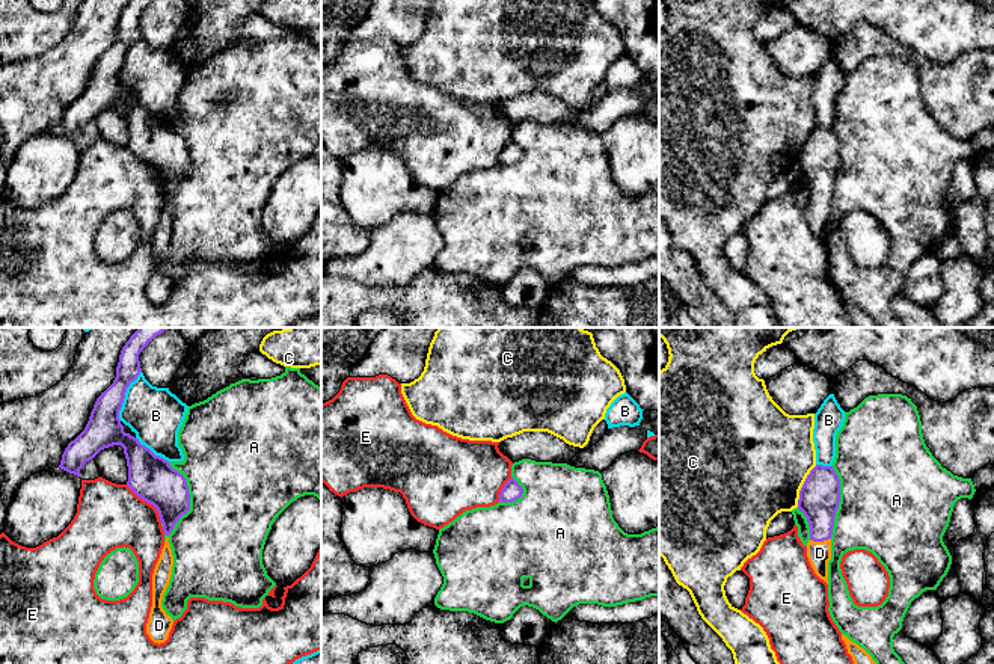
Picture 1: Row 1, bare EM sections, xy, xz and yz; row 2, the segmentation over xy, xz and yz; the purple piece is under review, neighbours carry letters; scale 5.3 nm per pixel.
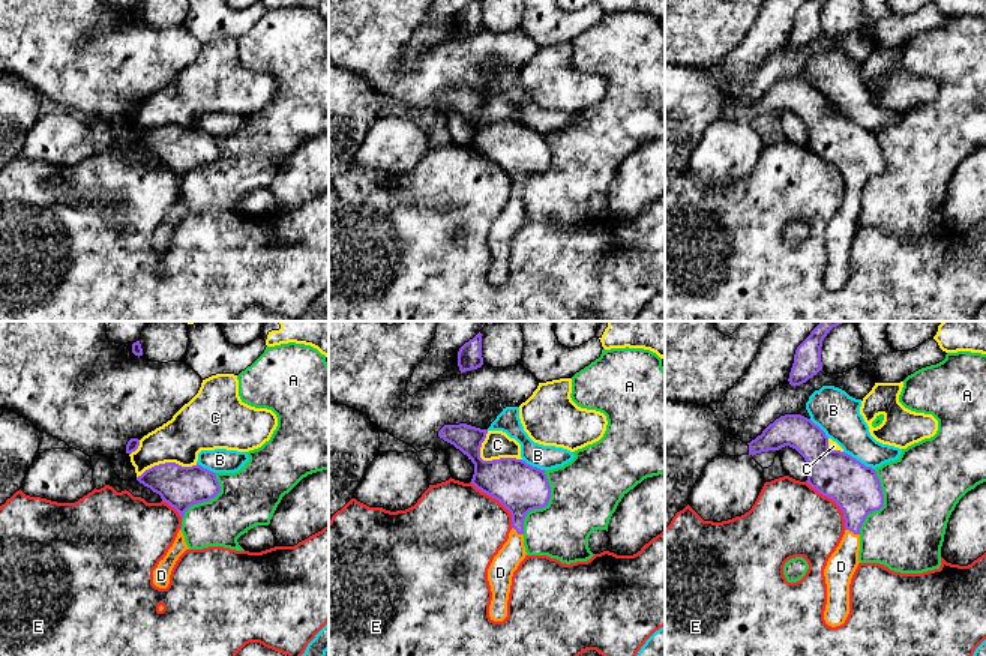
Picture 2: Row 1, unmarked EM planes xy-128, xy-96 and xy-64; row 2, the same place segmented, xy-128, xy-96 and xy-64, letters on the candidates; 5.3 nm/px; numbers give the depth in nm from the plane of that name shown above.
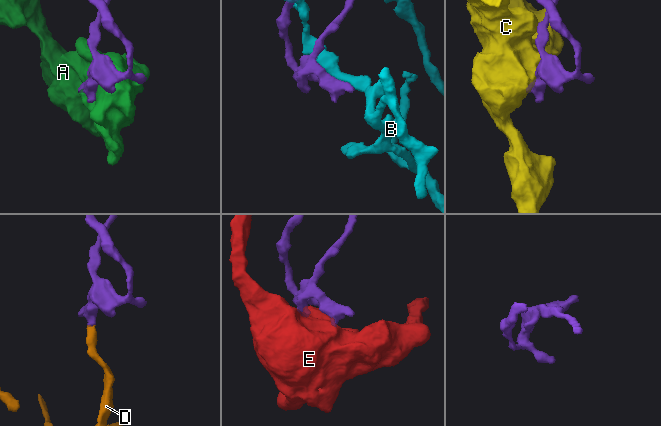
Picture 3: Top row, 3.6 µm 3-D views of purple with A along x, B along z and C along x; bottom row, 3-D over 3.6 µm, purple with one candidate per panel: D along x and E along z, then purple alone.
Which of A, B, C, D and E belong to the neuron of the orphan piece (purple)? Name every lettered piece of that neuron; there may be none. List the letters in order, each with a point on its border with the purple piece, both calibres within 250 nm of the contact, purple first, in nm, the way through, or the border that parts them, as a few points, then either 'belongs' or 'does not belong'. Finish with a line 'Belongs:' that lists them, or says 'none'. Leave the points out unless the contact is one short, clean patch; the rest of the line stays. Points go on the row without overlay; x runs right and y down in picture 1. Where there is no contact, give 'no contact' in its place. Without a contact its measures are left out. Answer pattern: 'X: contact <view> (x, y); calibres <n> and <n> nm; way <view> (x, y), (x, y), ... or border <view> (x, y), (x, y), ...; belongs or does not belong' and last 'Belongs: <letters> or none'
A: contact xy (189, 160); calibres 240 and 500 nm; does not belong
B: contact xy (124, 58); calibres 190 and 300 nm; does not belong
C: contact yz (803, 148); calibres 220 and 480 nm; does not belong
D: contact yz (819, 202); calibres 220 and 130 nm; way yz (819, 159), (819, 202), (819, 215); belongs
E: contact xy (148, 163); calibres 240 and 340 nm; does not belong
Belongs: D

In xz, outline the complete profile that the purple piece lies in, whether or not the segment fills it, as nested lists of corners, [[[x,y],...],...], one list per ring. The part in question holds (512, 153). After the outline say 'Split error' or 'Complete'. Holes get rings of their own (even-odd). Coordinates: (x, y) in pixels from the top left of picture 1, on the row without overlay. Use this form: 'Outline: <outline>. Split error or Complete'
Outline: [[[511,139],[501,151],[499,163],[513,164],[513,163],[519,161],[522,158],[522,155],[523,155],[522,148]]]. Complete

